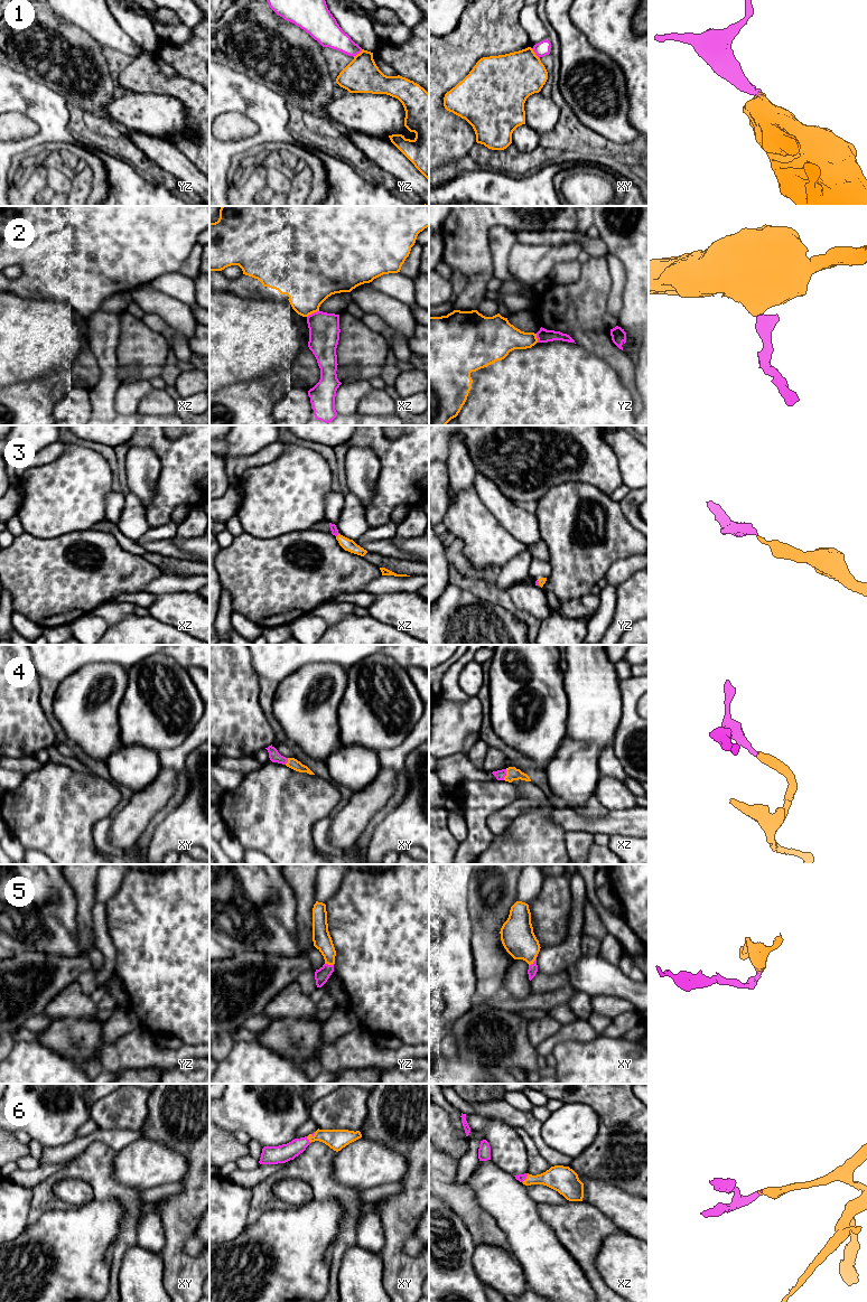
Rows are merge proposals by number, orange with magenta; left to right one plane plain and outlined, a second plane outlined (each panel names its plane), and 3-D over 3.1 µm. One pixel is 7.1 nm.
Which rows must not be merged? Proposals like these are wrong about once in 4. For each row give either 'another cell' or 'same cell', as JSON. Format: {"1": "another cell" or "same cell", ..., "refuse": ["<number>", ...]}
{"1": "another cell", "2": "another cell", "3": "same cell", "4": "same cell", "5": "same cell", "6": "same cell", "refuse": ["1", "2"]}

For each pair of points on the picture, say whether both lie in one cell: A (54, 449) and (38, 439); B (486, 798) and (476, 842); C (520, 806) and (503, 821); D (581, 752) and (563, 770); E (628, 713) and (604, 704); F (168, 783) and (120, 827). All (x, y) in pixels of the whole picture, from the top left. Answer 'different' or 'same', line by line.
A: different
B: same
C: same
D: same
E: different
F: same

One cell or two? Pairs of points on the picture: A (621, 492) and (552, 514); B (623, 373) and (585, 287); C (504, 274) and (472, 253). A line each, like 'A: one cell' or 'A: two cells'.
A: two cells
B: one cell
C: two cells

